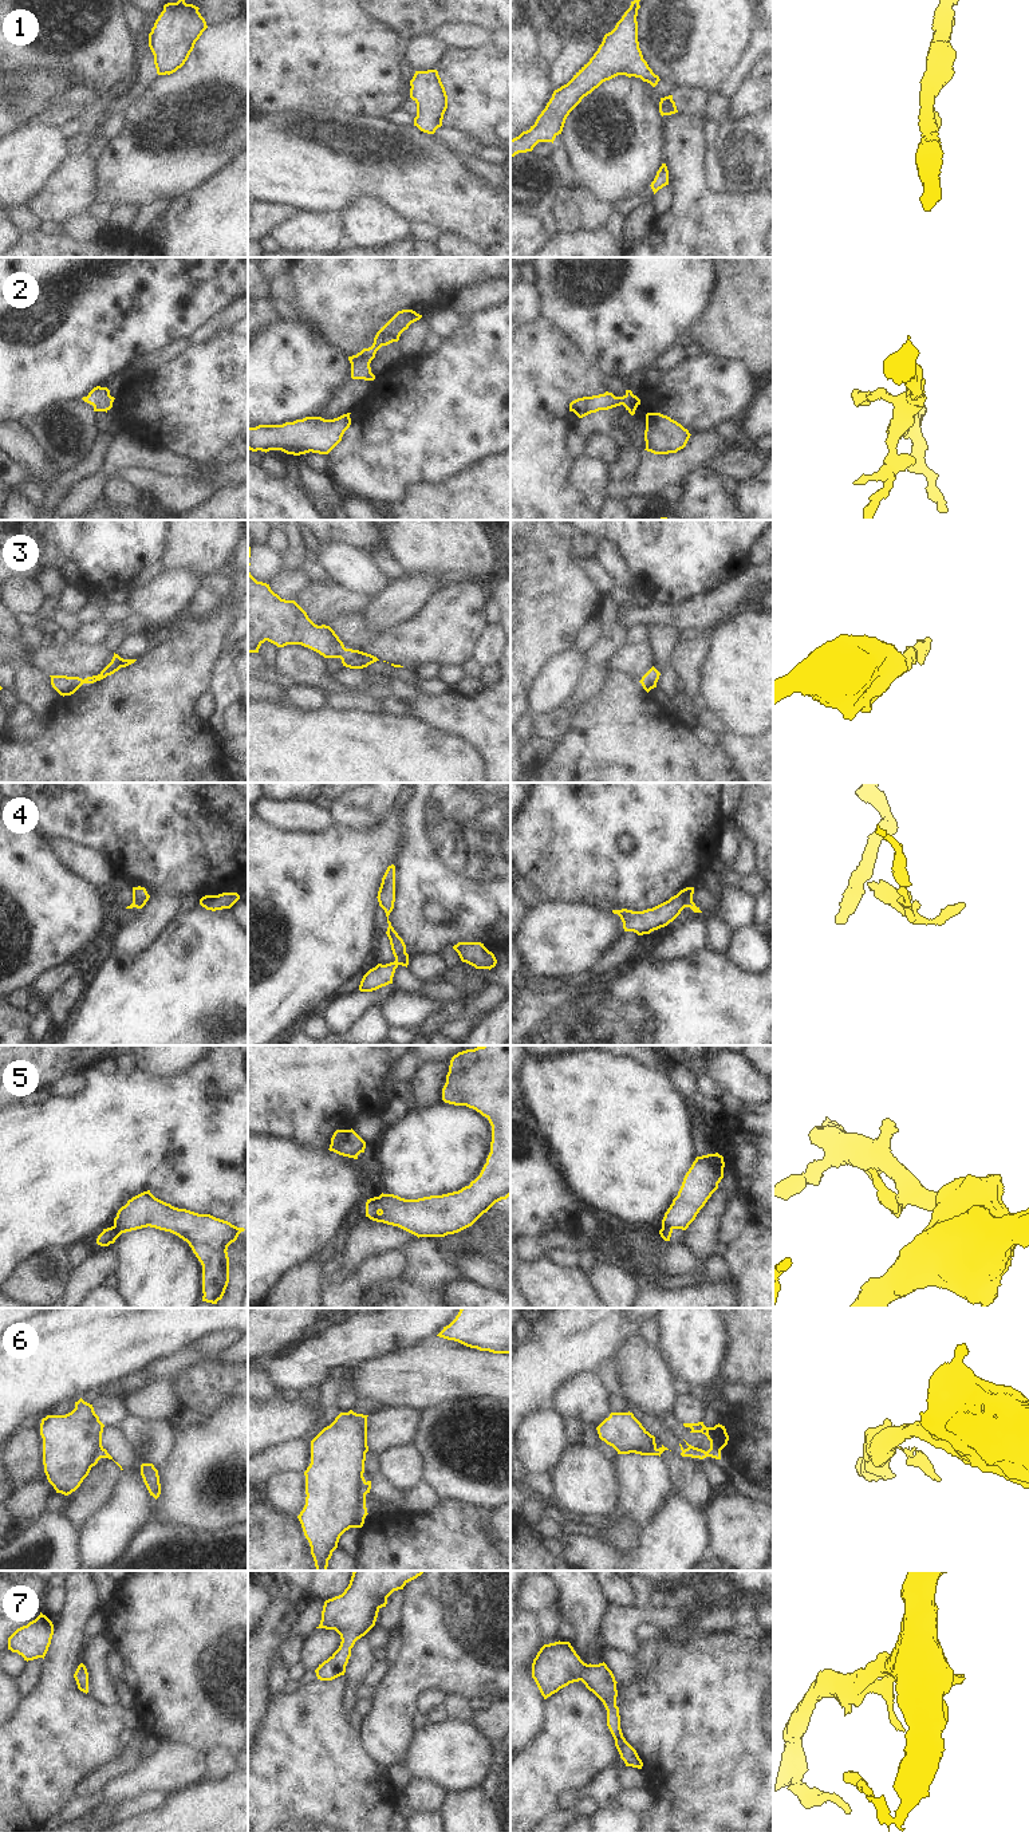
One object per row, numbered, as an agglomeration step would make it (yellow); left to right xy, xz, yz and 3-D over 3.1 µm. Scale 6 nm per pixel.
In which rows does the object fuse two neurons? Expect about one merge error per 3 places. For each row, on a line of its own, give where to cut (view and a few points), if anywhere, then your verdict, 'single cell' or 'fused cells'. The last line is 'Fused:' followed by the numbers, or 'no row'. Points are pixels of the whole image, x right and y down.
1: no cut; single cell
2: no cut; single cell
3: no cut; single cell
4: cut in xz along (395, 960), (398, 964); fused cells
5: cut in xz along (378, 1197), (378, 1204), (374, 1208), (366, 1209); fused cells
6: cut in yz along (690, 1448), (694, 1450), (693, 1457); fused cells
7: no cut; single cell
Fused: 4, 5, 6

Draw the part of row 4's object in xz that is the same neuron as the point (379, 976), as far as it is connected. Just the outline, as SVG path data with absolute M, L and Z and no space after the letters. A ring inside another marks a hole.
M390 962L386 965L378 964L375 968L370 969L362 978L359 990L372 992L389 984L393 984L393 977L398 962Z

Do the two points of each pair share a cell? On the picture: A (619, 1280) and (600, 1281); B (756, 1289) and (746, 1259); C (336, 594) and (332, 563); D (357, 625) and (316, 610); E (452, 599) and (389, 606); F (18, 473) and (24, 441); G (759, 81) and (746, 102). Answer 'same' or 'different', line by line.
A: same
B: same
C: different
D: different
E: different
F: different
G: same

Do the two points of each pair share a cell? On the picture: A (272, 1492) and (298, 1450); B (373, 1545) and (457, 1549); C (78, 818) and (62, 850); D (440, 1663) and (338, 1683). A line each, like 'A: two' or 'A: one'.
A: two
B: one
C: two
D: two

